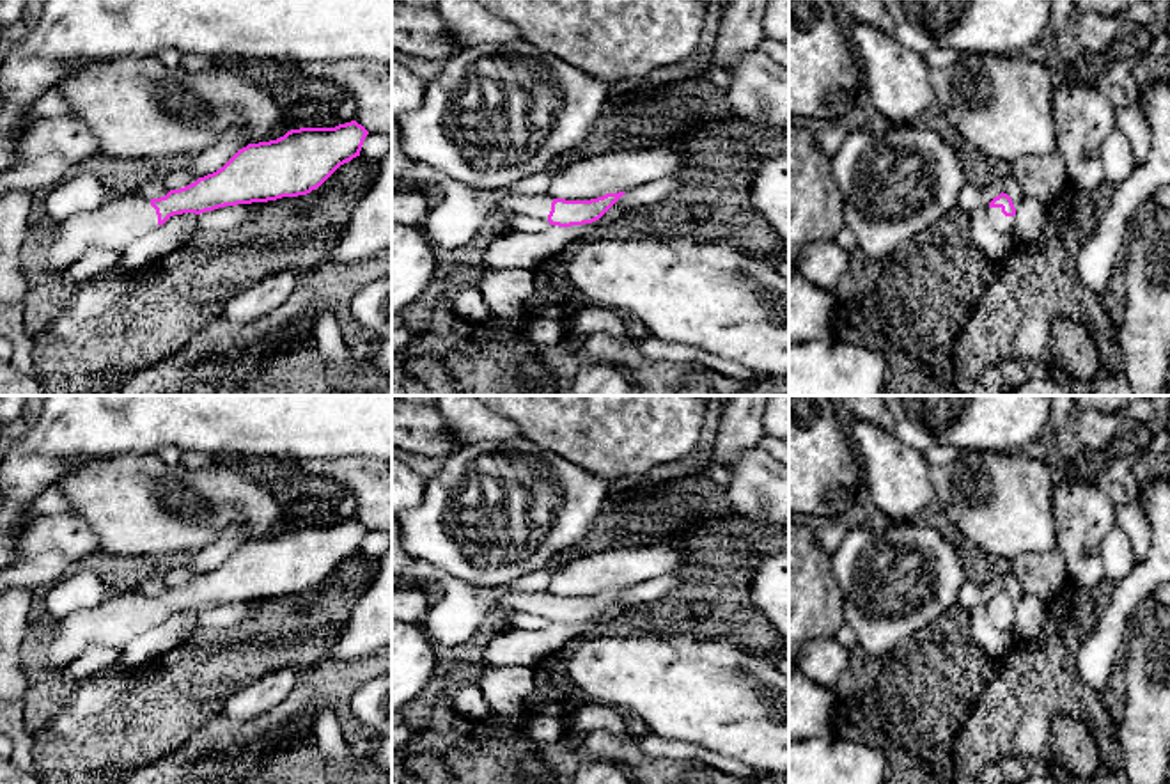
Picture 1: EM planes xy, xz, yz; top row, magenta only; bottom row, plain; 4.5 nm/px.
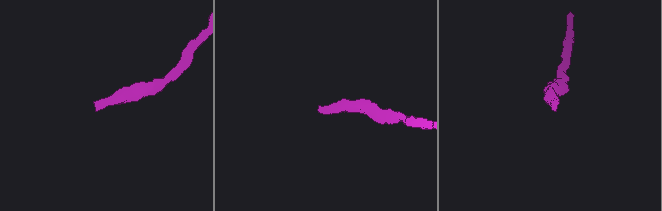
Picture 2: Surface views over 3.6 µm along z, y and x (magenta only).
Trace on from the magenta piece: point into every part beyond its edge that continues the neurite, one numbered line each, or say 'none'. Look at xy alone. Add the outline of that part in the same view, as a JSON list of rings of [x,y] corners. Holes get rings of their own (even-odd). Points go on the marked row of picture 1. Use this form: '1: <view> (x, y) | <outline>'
1: xy (116, 226) | [[[135,192],[101,209],[74,215],[46,232],[53,236],[46,238],[50,270],[66,271],[94,248],[124,252],[154,227],[158,215],[151,199]]]

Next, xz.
1: xz (538, 206) | [[[548,193],[541,195],[509,195],[498,200],[495,211],[511,213],[511,215],[526,215],[541,220],[548,220],[551,211],[553,197]]]

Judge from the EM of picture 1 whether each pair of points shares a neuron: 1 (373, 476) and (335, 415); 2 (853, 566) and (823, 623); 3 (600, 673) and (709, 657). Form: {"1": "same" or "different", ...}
{"1": "different", "2": "different", "3": "same"}

